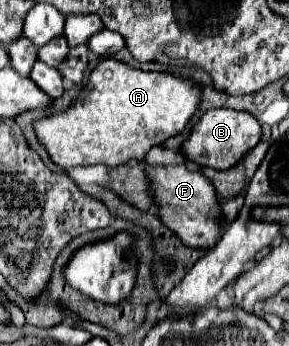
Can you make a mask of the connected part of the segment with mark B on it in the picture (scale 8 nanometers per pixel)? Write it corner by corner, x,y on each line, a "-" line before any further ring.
210,109
192,129
188,141
184,141
182,153
186,155
186,159
198,165
206,165
214,169
230,169
242,159
244,153
256,147
260,139
262,139
262,127
258,119
252,117
252,113
240,113
232,109

